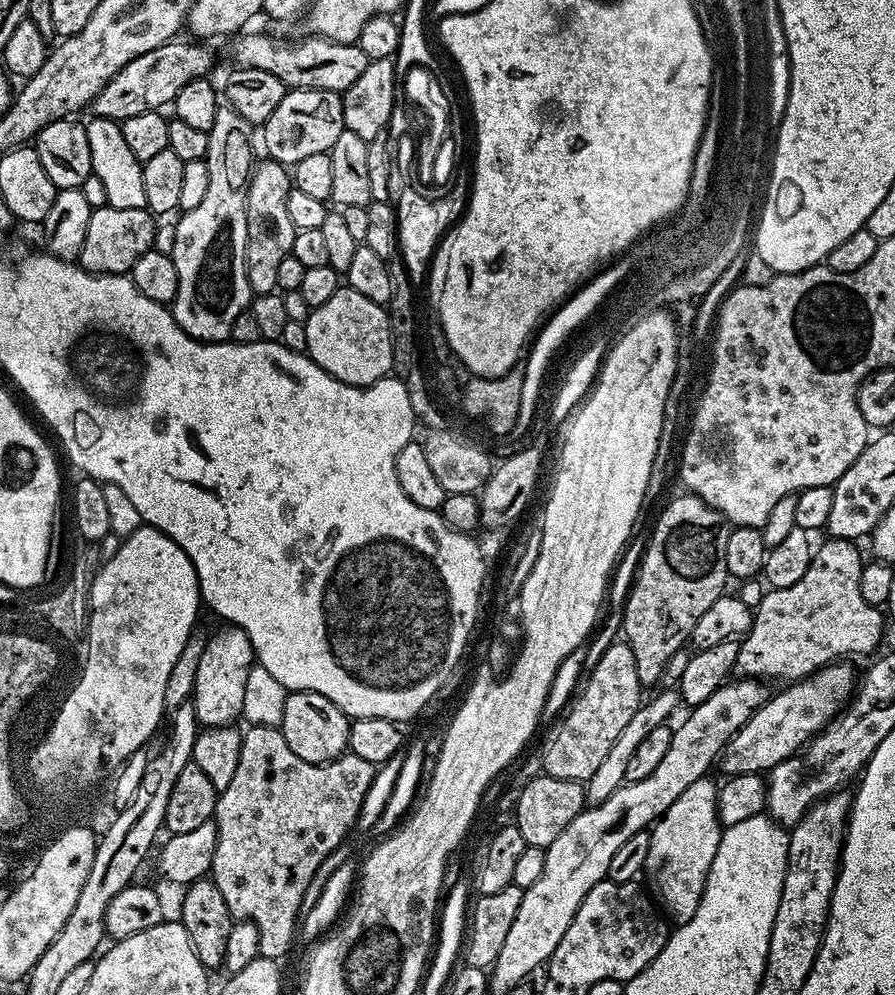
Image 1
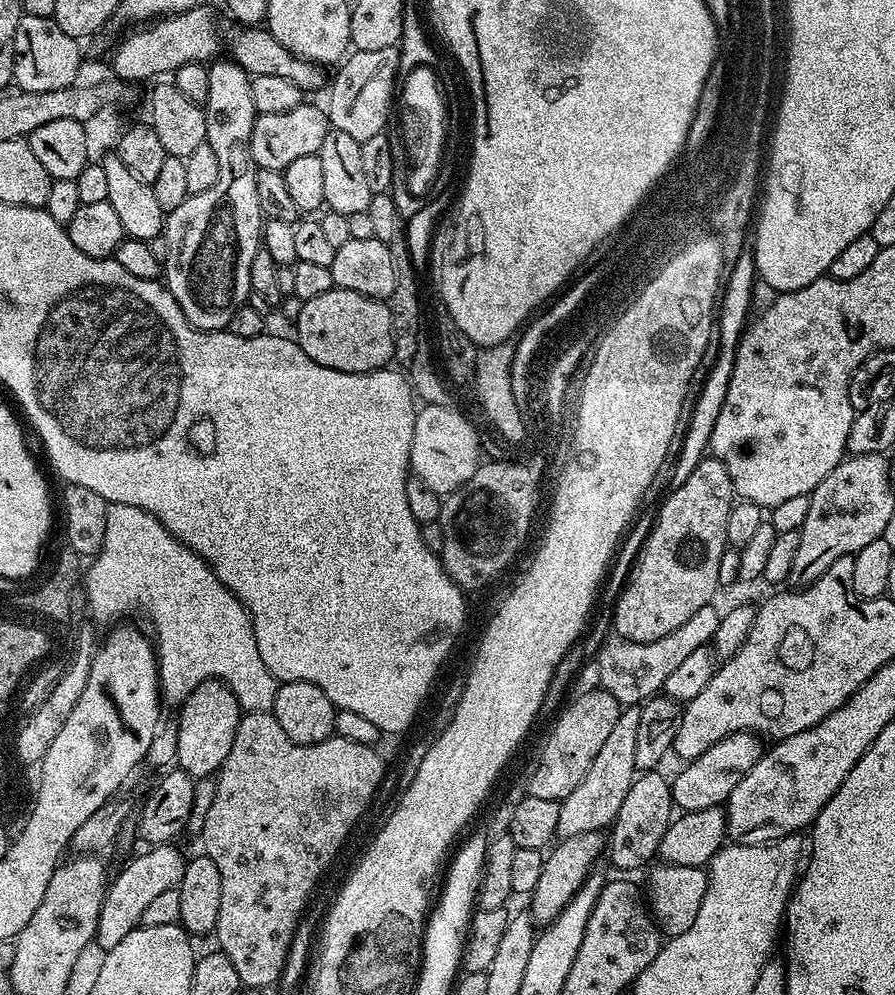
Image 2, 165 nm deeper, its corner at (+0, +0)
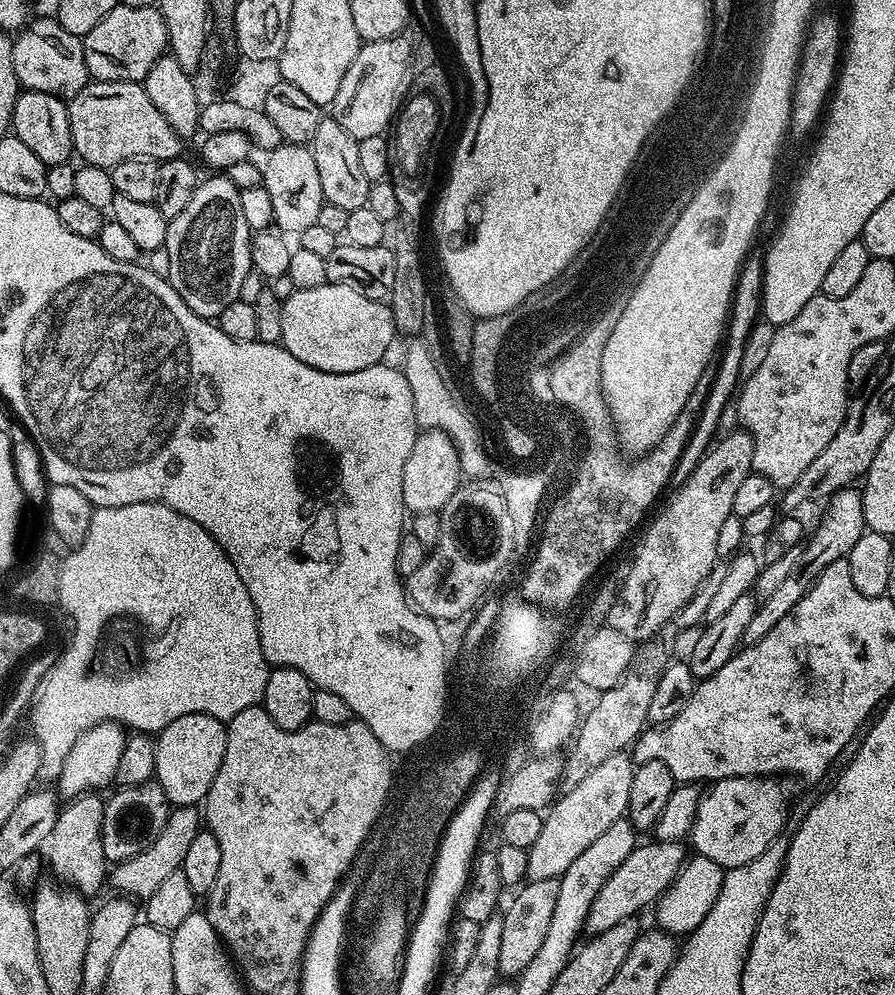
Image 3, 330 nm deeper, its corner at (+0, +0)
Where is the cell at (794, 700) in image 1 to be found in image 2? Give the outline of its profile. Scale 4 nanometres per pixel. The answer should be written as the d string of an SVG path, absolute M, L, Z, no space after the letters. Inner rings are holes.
M735 732L710 746L698 758L687 761L683 765L684 769L672 776L671 790L672 803L680 812L693 812L694 810L706 810L707 808L719 808L727 801L729 794L754 770L754 766L764 755L766 748L761 737L755 732Z

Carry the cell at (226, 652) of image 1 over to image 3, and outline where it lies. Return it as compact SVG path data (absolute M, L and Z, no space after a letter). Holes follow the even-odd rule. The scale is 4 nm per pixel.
M186 714L182 718L174 718L170 726L163 728L155 737L156 742L156 774L155 781L162 786L169 805L196 806L203 801L210 790L210 782L214 782L214 774L218 774L218 766L222 766L222 754L226 754L225 721L206 714Z

